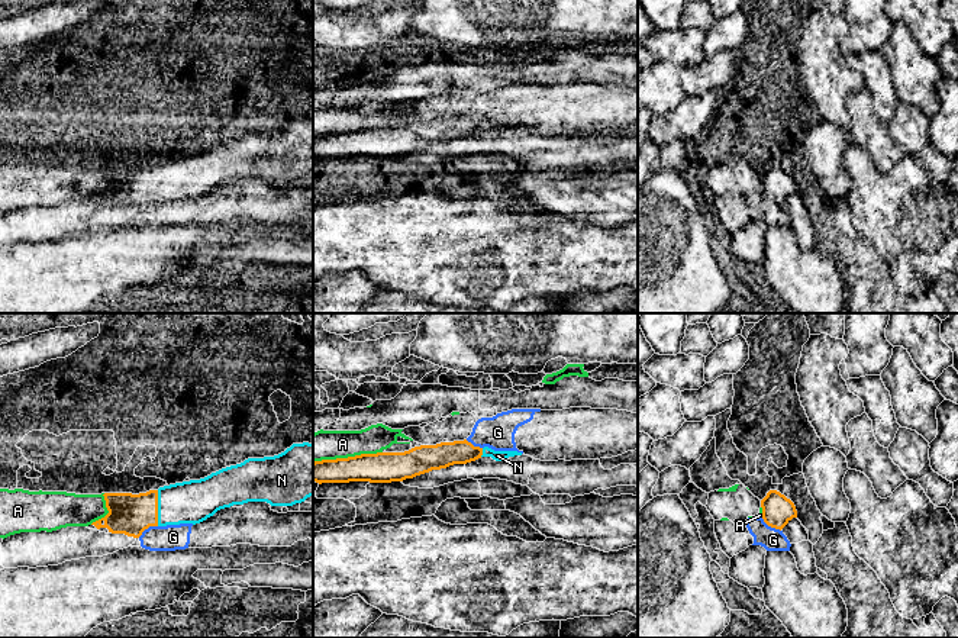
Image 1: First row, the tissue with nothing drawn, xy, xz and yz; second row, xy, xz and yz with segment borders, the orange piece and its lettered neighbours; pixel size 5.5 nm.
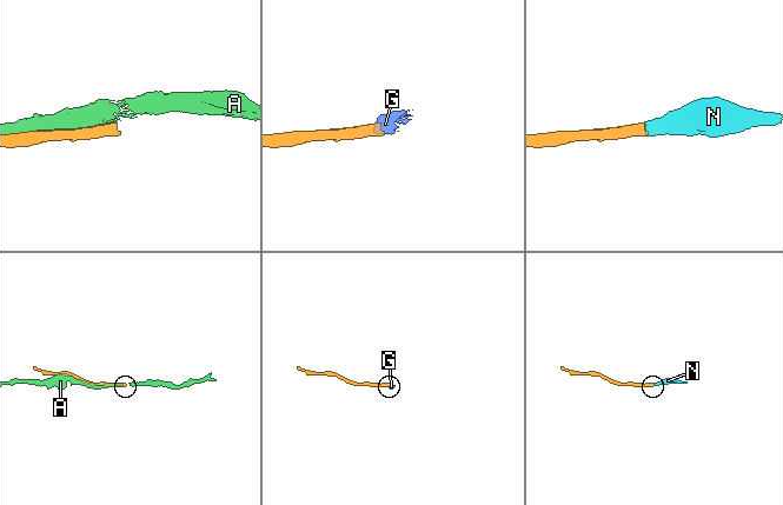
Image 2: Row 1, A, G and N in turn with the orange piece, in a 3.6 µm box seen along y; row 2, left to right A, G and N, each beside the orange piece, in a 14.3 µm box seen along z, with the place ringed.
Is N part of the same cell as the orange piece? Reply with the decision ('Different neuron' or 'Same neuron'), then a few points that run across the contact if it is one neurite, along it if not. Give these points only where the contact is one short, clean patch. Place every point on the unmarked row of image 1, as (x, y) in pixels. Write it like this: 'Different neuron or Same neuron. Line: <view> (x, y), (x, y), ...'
Same neuron

